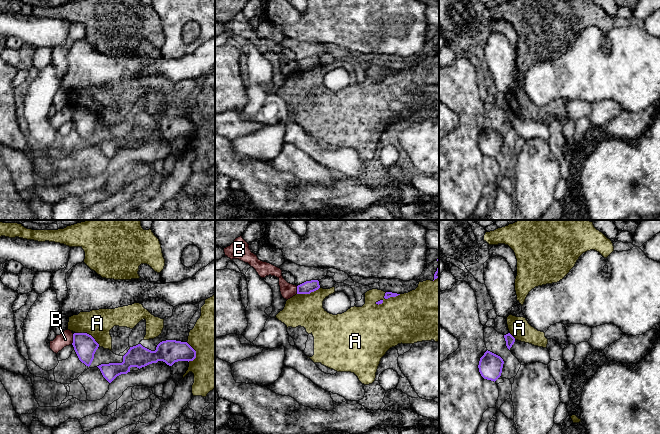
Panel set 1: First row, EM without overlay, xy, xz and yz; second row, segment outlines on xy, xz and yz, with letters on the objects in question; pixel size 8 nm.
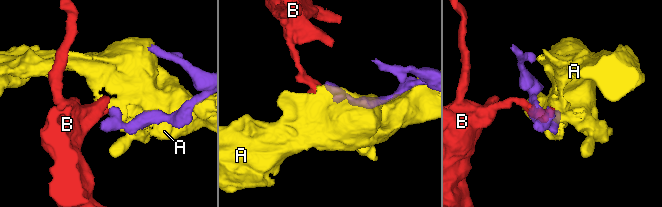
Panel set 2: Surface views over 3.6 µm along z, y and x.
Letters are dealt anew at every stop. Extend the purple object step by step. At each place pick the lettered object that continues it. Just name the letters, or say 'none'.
none

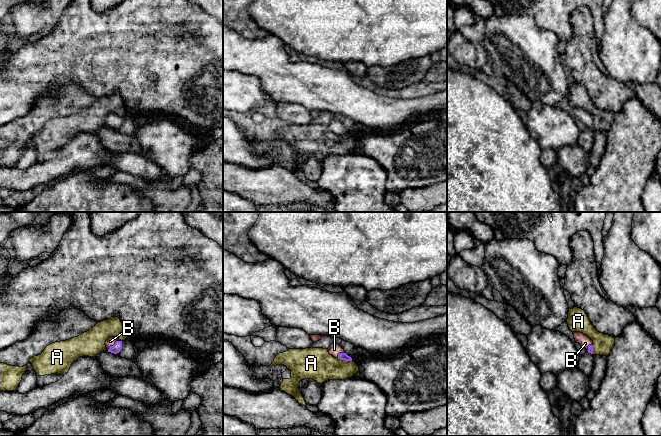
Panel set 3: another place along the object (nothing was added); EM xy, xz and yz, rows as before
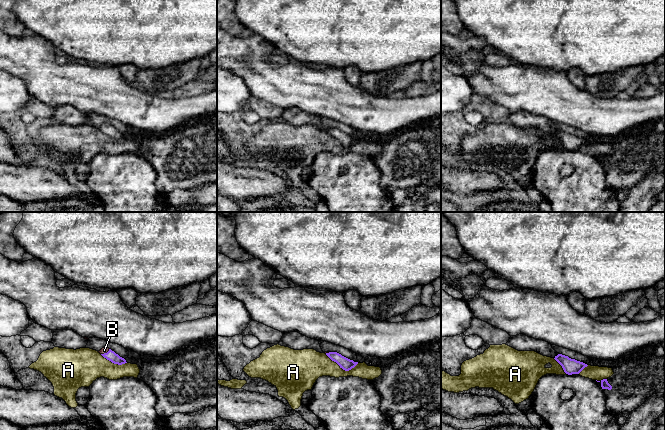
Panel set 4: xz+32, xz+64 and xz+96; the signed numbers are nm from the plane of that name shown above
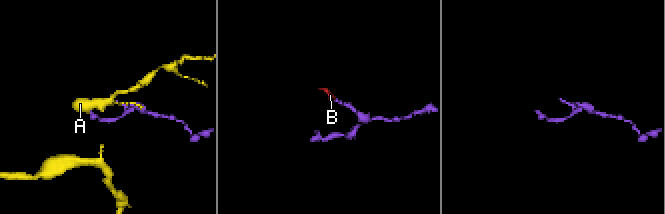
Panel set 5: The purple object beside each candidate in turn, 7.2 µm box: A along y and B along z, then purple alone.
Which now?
B

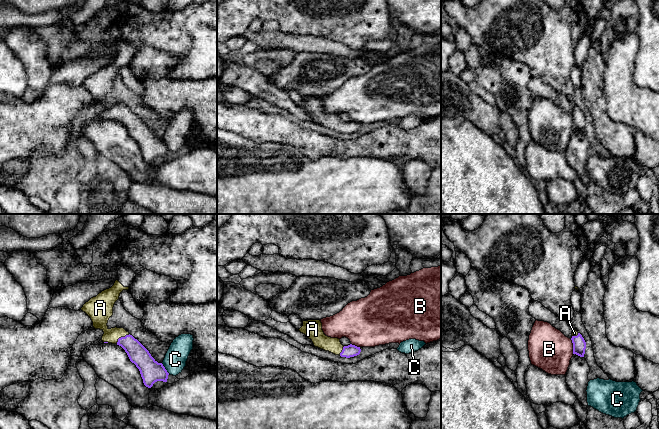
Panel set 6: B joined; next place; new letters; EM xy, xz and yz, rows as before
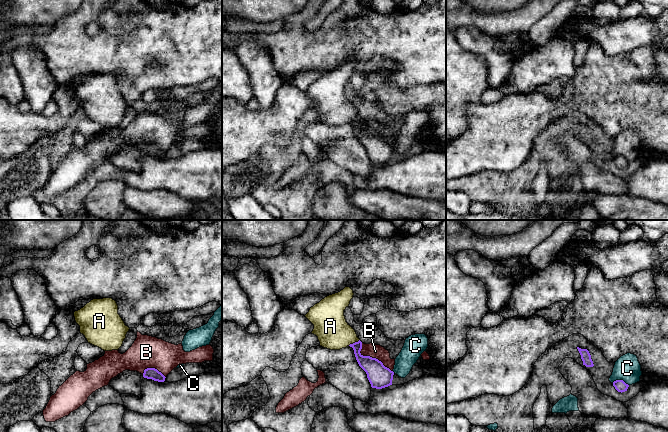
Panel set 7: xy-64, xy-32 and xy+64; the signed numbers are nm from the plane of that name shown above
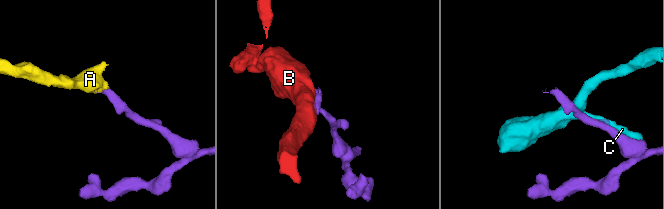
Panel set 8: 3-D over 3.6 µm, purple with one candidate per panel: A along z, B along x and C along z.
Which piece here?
A

